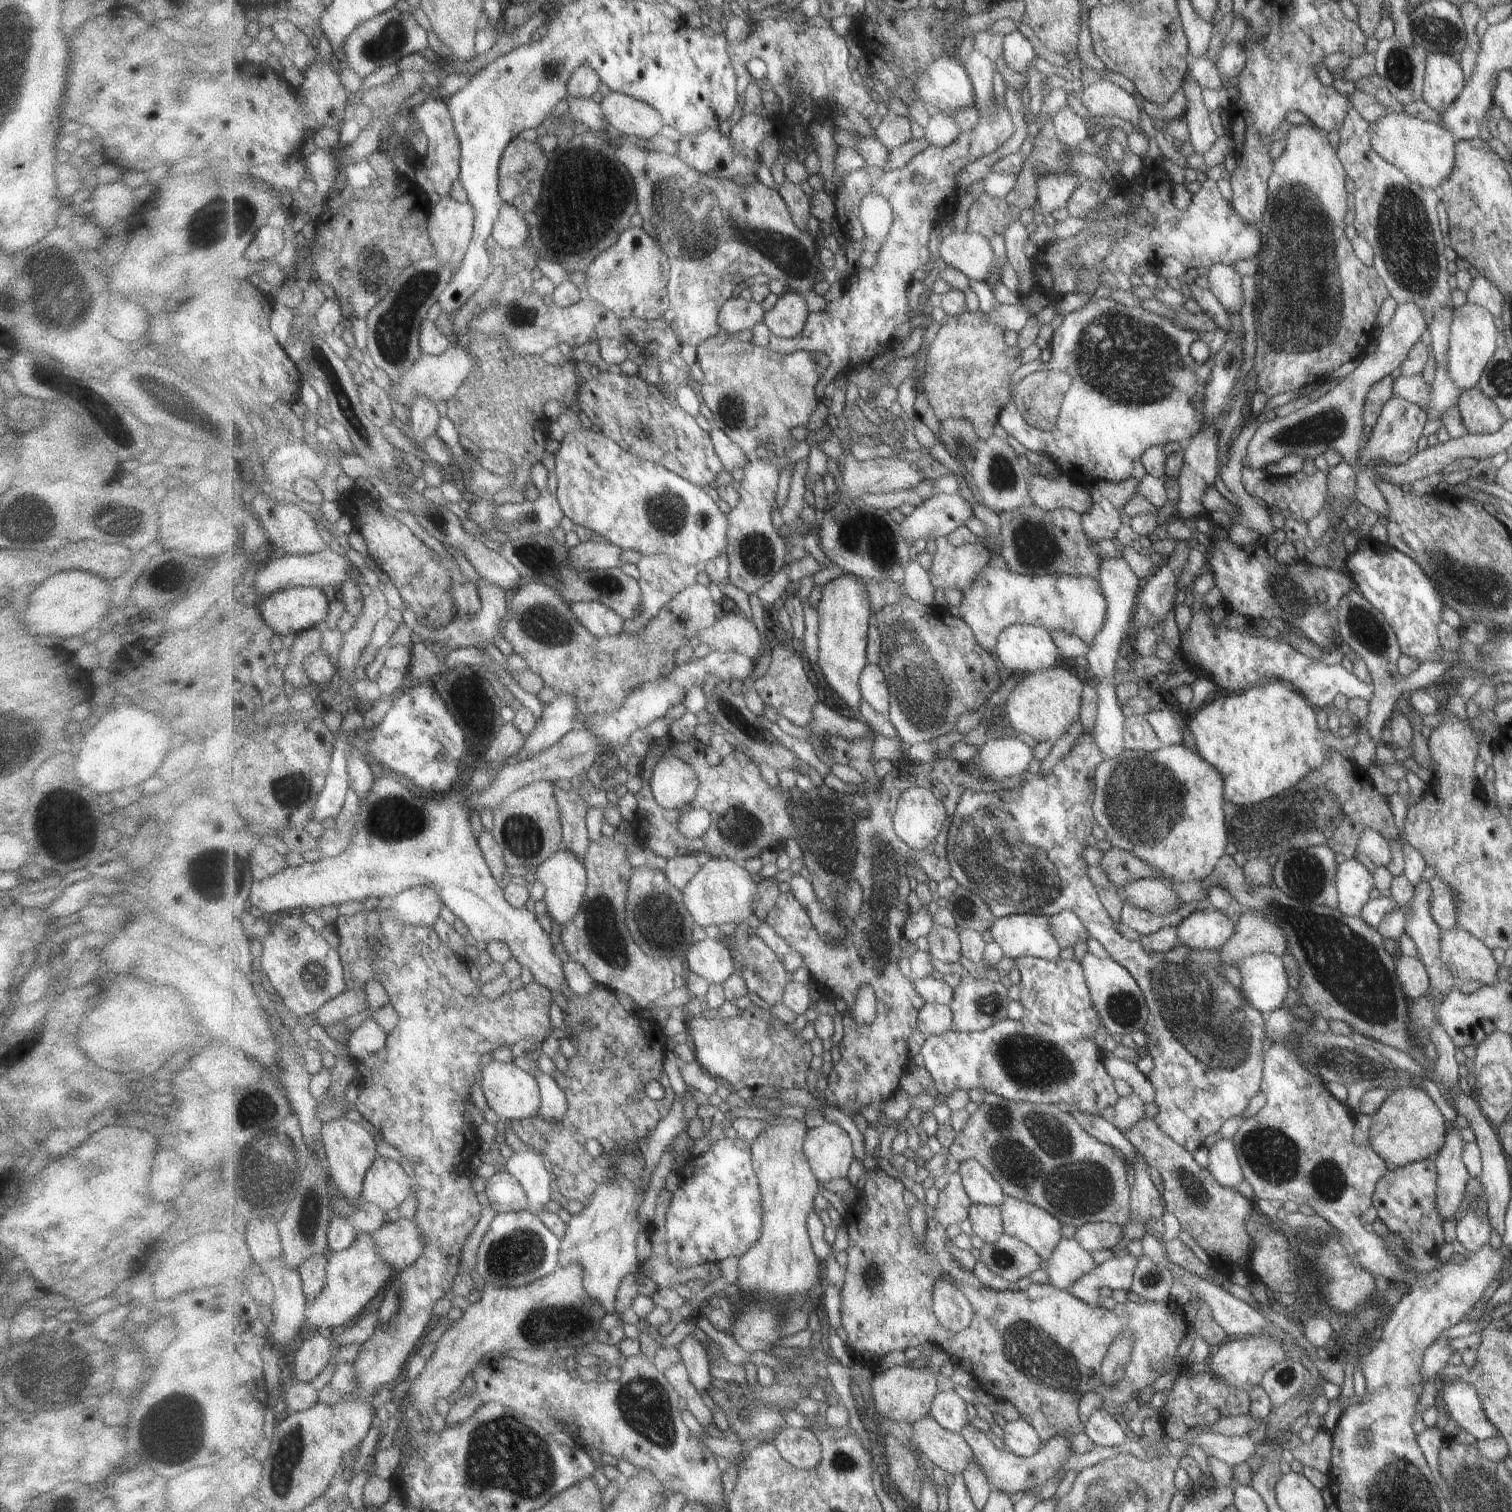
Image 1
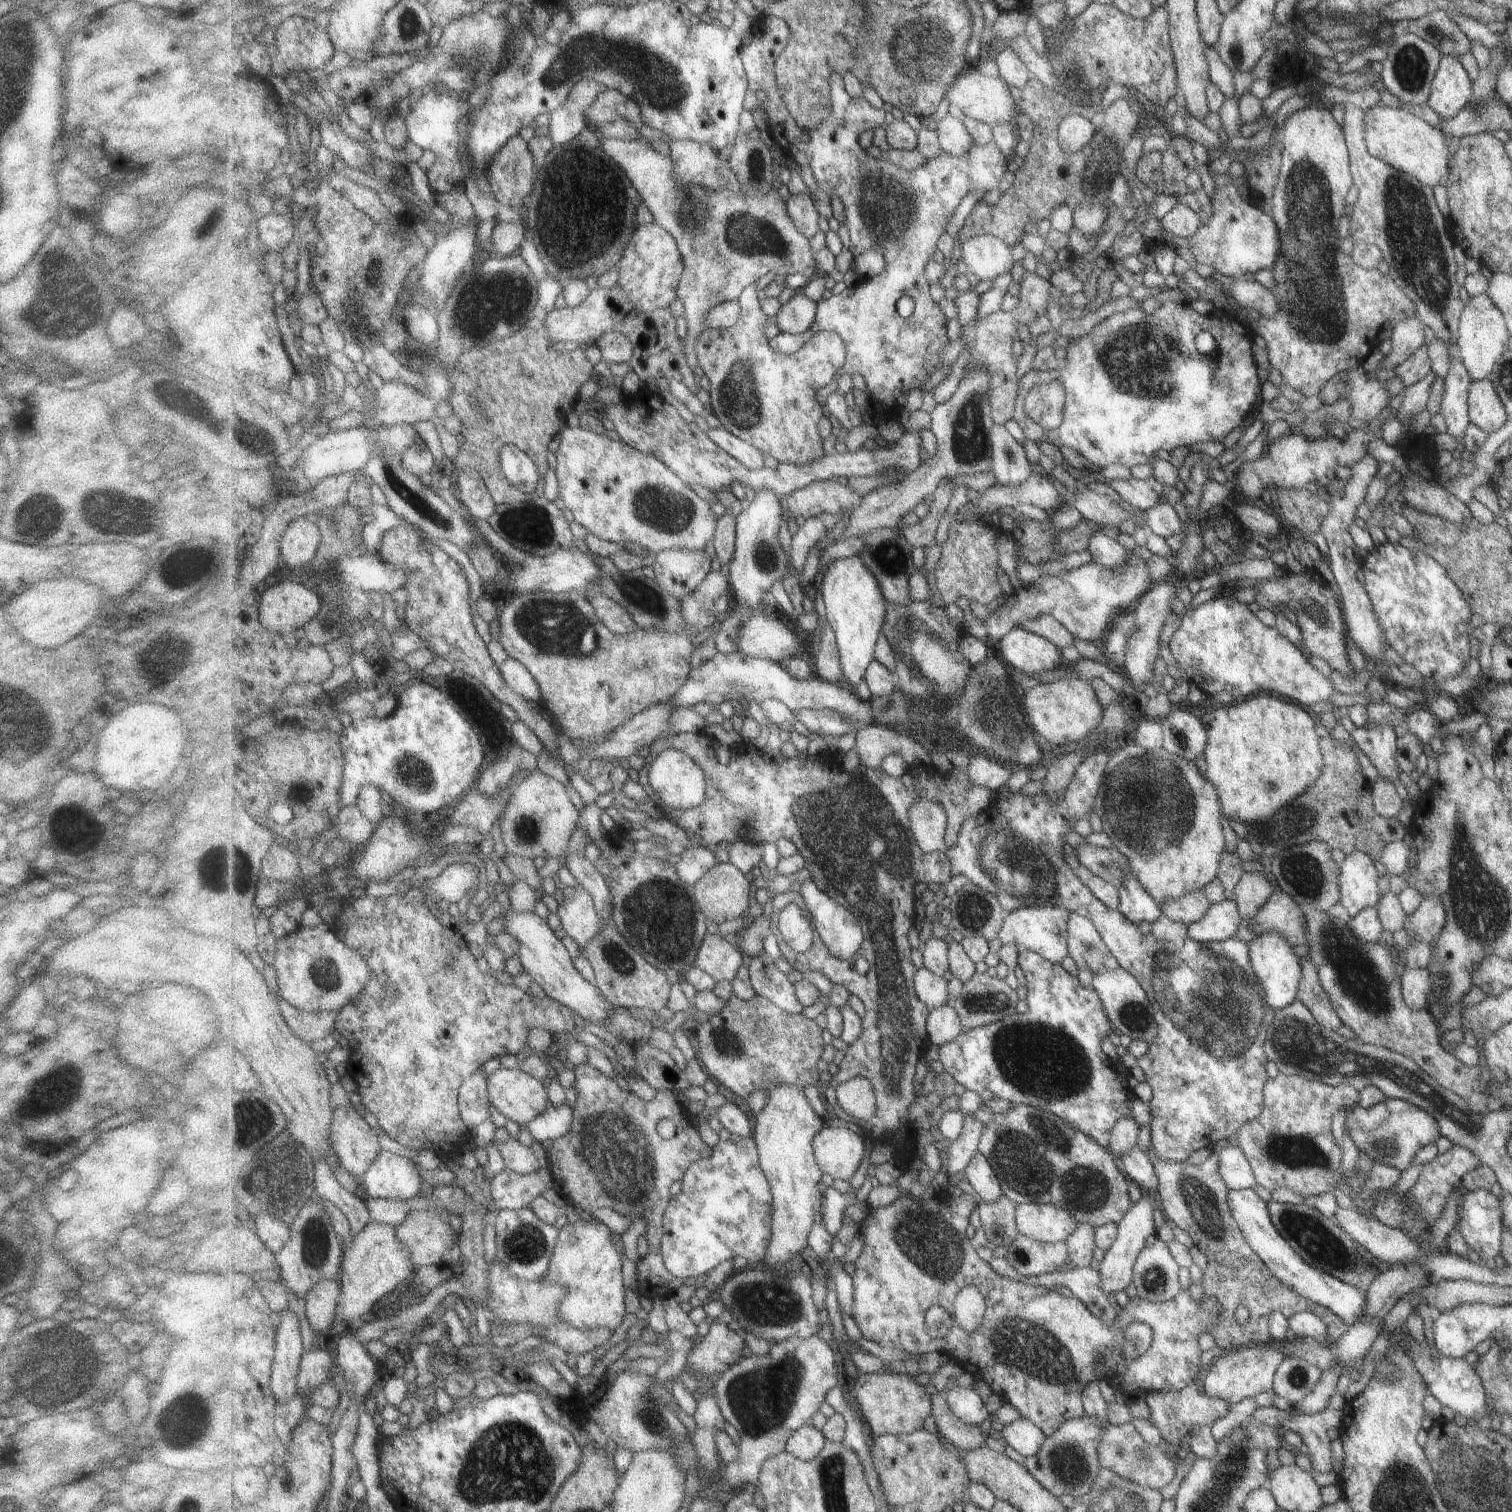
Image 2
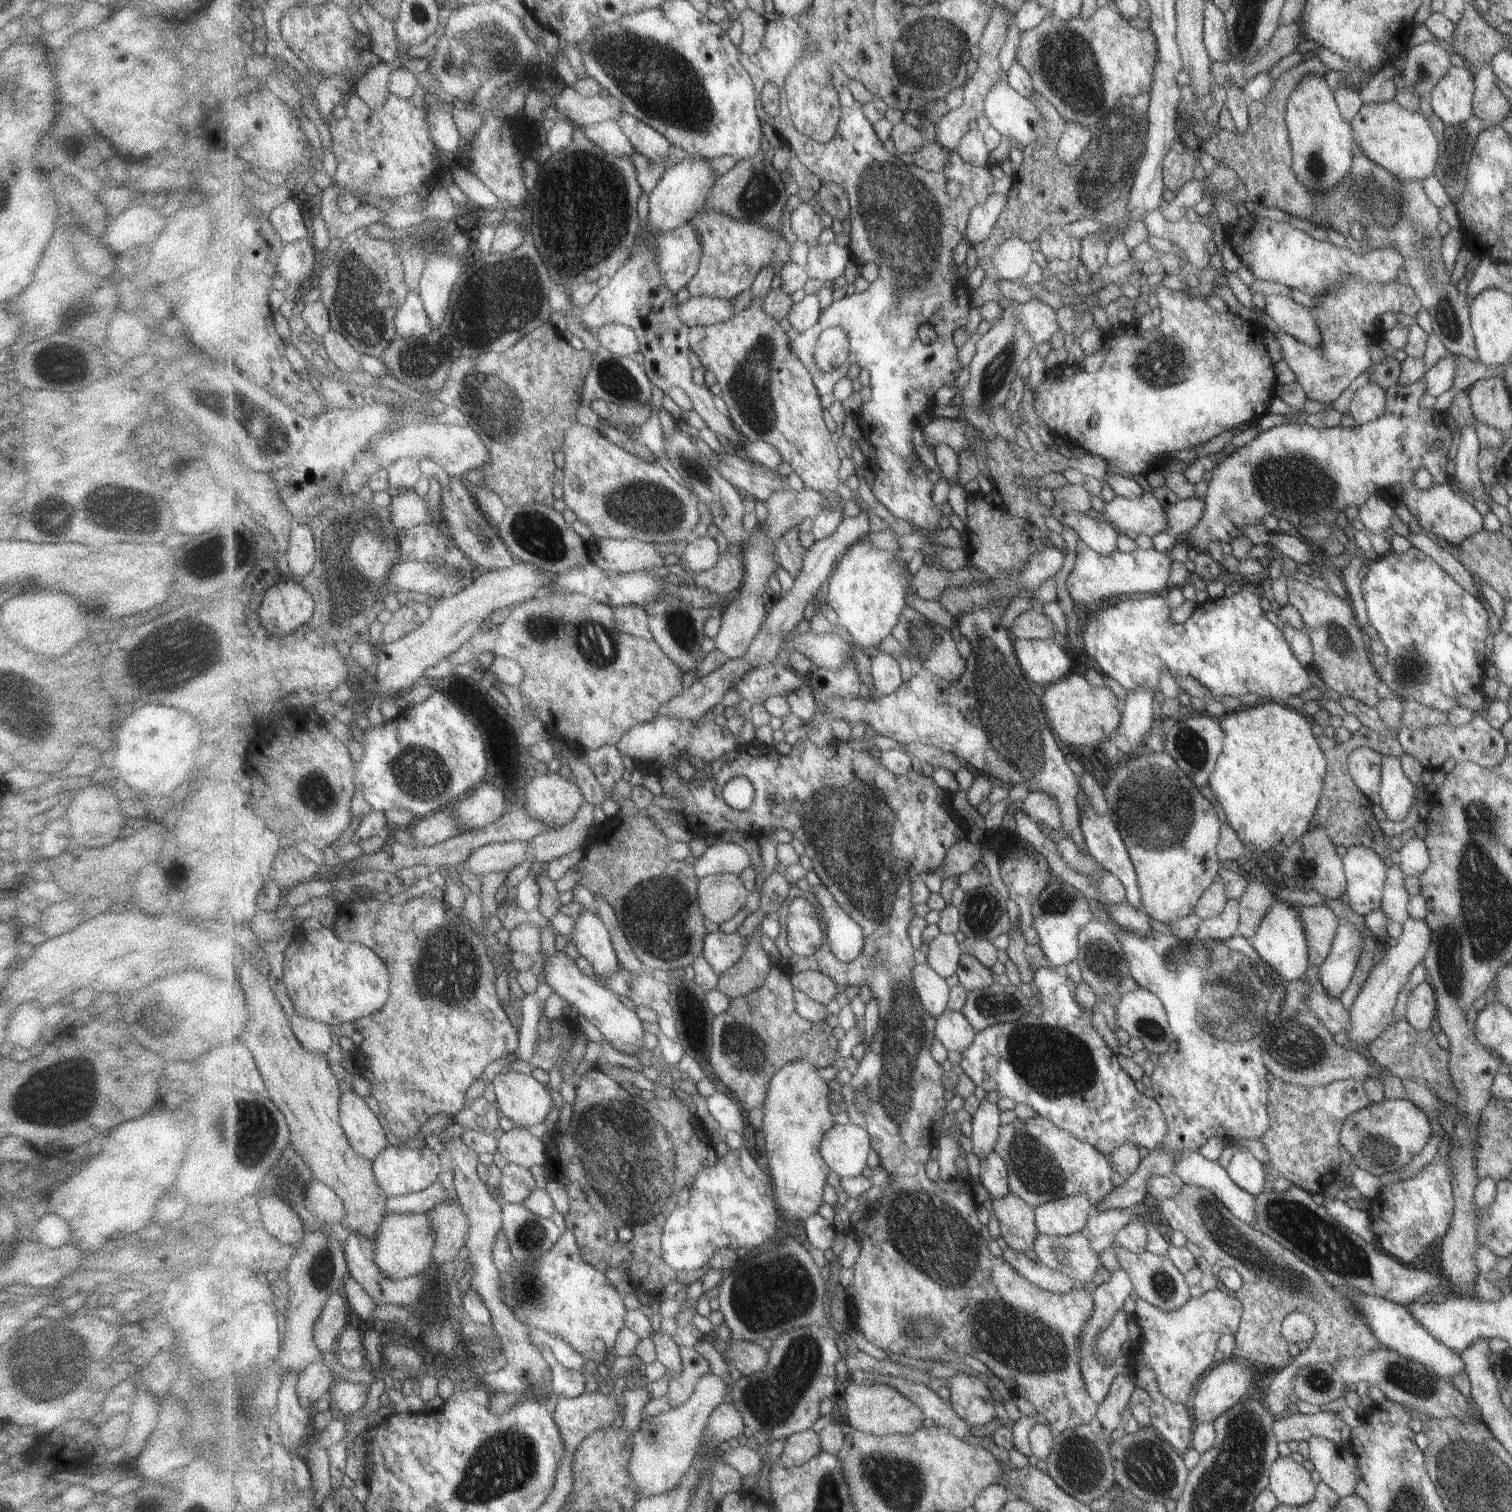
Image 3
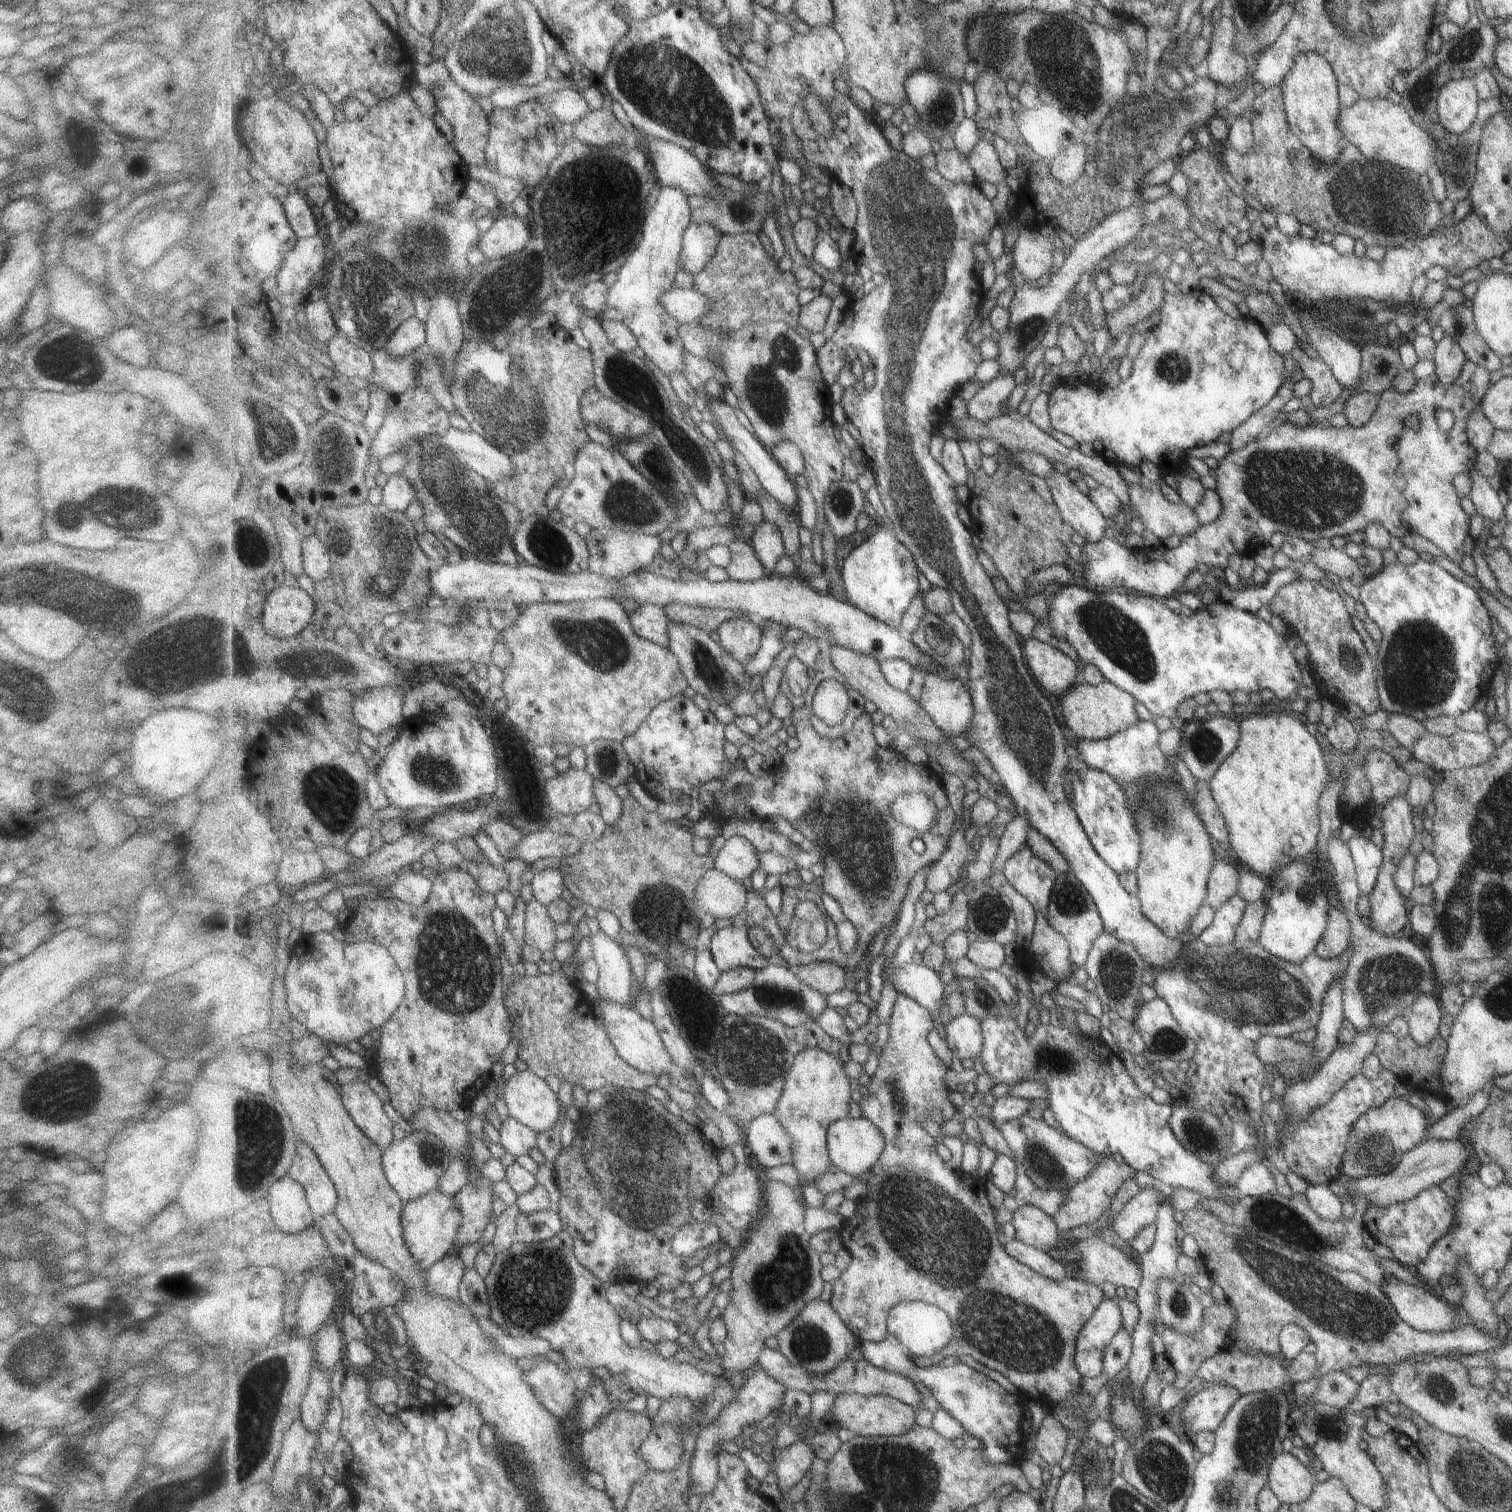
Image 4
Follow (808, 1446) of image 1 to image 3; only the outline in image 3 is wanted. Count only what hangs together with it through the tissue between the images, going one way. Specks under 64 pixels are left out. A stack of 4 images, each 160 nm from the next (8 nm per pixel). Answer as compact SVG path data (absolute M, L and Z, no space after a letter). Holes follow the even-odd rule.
M807 1429L788 1438L782 1452L779 1453L777 1462L787 1468L800 1467L821 1451L820 1433Z

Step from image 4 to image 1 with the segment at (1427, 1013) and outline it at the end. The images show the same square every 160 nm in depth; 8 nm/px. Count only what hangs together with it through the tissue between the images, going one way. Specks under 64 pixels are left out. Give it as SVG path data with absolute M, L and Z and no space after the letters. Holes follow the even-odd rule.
M1399 956L1394 965L1396 977L1407 1001L1424 995L1428 990L1428 976L1421 961L1415 957Z

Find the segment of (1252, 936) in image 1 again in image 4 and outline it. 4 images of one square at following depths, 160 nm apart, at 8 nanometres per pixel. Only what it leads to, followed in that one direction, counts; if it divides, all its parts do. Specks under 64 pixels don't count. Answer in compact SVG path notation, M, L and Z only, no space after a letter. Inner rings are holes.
M1331 908L1324 935L1312 950L1322 959L1338 957L1350 944L1350 926L1344 912Z

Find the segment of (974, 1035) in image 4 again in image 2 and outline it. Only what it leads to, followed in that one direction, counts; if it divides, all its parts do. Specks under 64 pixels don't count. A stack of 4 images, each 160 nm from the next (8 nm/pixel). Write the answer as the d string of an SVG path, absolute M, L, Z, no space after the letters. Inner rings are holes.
M951 1003L931 1010L926 1029L929 1041L939 1046L954 1041L965 1031L959 1013Z

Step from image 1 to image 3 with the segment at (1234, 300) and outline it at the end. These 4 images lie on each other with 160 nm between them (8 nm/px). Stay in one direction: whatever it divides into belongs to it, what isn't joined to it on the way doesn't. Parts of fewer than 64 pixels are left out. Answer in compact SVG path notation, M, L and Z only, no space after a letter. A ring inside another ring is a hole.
M1265 295L1264 297L1265 304L1262 312L1267 314L1281 331L1303 344L1320 346L1322 336L1309 308L1283 295Z

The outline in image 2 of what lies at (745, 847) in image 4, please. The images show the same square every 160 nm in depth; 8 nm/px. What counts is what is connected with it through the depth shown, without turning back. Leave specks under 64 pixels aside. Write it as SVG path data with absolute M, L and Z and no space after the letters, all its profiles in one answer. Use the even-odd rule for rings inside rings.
M695 847L686 849L679 862L675 864L679 876L690 885L694 885L709 870L717 866L717 854L712 847Z

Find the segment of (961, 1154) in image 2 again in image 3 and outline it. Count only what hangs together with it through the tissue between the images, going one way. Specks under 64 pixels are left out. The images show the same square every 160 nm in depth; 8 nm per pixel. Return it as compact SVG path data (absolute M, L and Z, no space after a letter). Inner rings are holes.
M983 1101L974 1112L972 1122L973 1134L970 1138L972 1151L980 1161L984 1161L994 1152L999 1140L1003 1110L996 1103Z

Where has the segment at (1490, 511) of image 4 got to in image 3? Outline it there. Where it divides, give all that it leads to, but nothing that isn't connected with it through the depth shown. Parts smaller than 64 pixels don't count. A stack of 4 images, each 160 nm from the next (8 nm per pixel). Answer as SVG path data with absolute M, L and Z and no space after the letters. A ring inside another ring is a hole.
M1465 425L1459 427L1459 444L1453 462L1453 481L1456 481L1460 488L1470 496L1470 501L1485 501L1488 498L1486 488L1479 479L1477 469L1477 454L1480 446L1476 439L1476 432L1473 427Z

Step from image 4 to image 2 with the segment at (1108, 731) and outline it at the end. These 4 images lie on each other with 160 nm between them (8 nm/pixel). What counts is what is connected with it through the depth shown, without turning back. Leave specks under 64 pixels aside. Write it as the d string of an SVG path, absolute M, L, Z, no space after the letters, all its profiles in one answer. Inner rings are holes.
M1067 677L1039 684L1029 689L1021 698L1028 723L1037 734L1053 746L1079 742L1098 728L1102 721L1105 705L1098 699L1098 693L1087 679Z

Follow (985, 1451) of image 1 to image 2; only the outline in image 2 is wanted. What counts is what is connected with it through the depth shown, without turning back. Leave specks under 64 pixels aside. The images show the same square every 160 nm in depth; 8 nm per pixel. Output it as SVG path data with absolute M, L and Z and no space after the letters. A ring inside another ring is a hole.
M943 1392L933 1395L932 1416L937 1424L937 1432L959 1449L976 1449L985 1445L981 1425L964 1423L955 1416ZM1087 1414L1068 1420L1057 1432L1046 1438L1046 1442L1035 1456L1023 1458L1022 1465L1055 1496L1070 1494L1075 1499L1085 1496L1093 1488L1099 1469L1102 1468L1098 1446L1105 1431L1105 1425Z

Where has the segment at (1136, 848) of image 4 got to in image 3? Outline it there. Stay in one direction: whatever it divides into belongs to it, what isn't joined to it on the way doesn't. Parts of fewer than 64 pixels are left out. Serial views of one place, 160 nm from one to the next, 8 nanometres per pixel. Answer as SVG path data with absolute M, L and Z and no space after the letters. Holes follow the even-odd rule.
M1088 802L1084 806L1084 811L1081 815L1081 824L1086 843L1088 844L1088 852L1099 864L1102 864L1102 867L1107 872L1113 873L1117 878L1121 879L1121 882L1126 888L1127 904L1134 909L1140 910L1141 898L1138 893L1138 881L1134 871L1134 865L1127 852L1126 840L1124 839L1123 833L1119 830L1117 824L1115 824L1111 814L1107 811L1104 815L1099 816L1095 812L1095 808Z

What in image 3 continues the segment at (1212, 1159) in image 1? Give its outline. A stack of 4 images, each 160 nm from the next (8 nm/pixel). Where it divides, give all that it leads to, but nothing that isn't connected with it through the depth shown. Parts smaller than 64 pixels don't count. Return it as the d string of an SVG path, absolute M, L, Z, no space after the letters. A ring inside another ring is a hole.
M1235 1151L1224 1169L1233 1184L1250 1195L1258 1195L1263 1190L1264 1168L1248 1151Z

